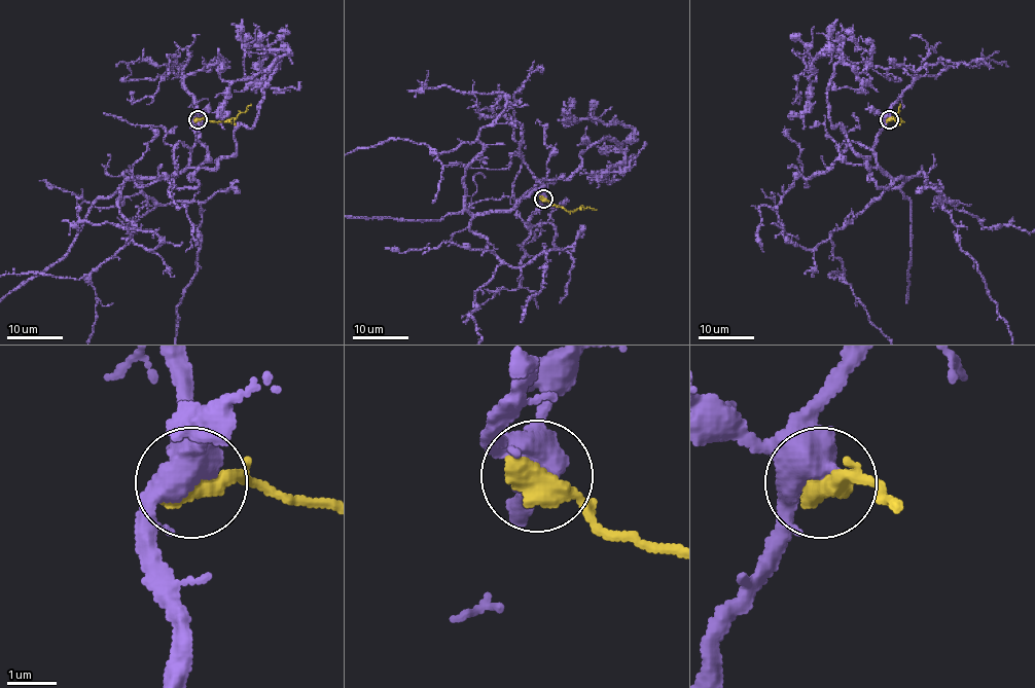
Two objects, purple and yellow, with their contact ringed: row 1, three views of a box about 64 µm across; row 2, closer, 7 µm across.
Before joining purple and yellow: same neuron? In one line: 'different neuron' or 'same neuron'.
different neuron

